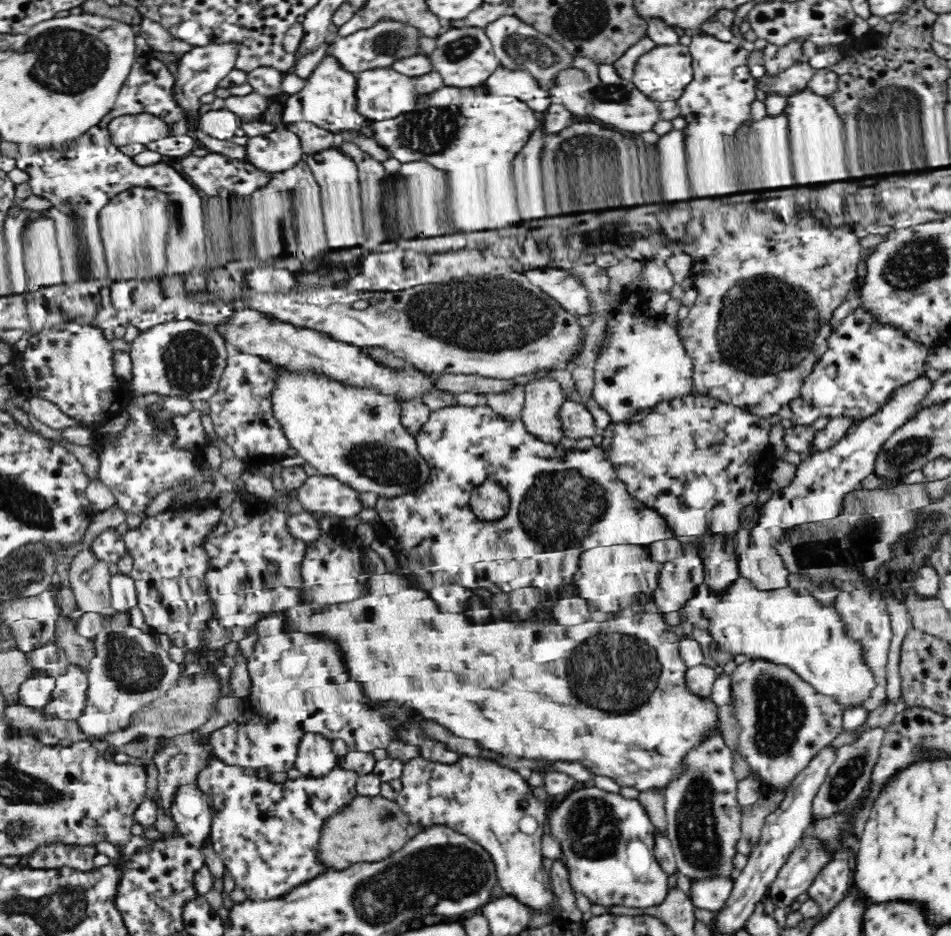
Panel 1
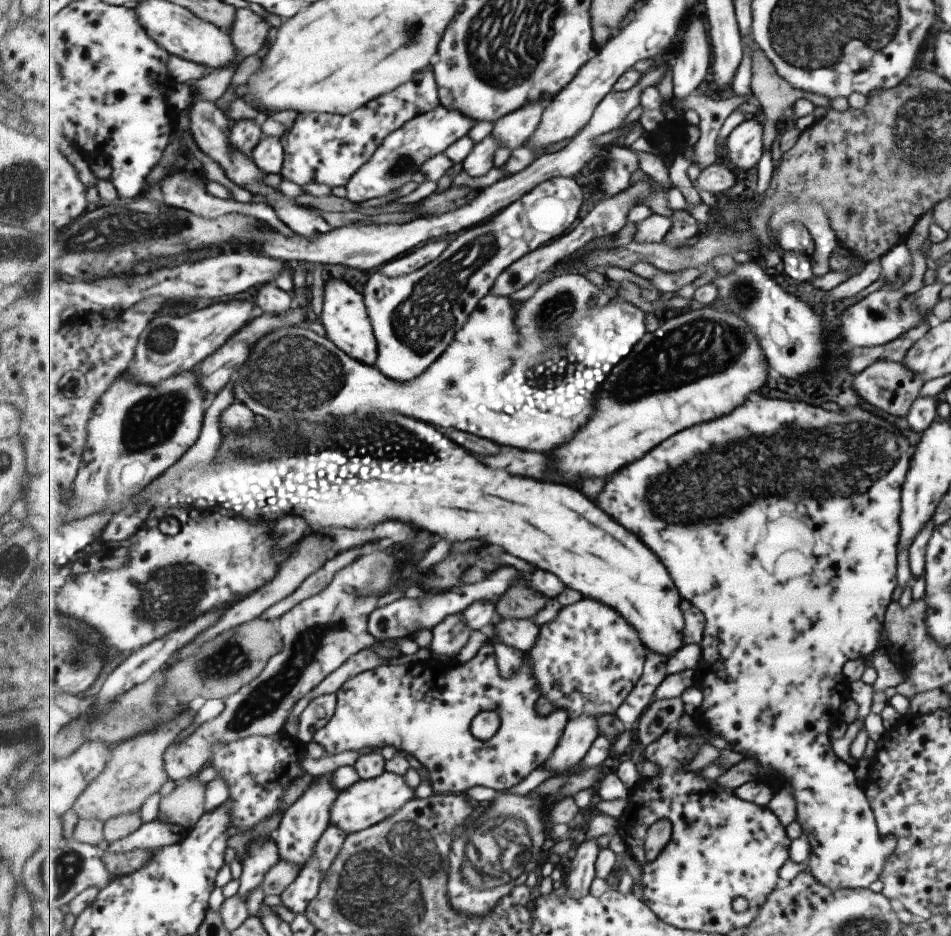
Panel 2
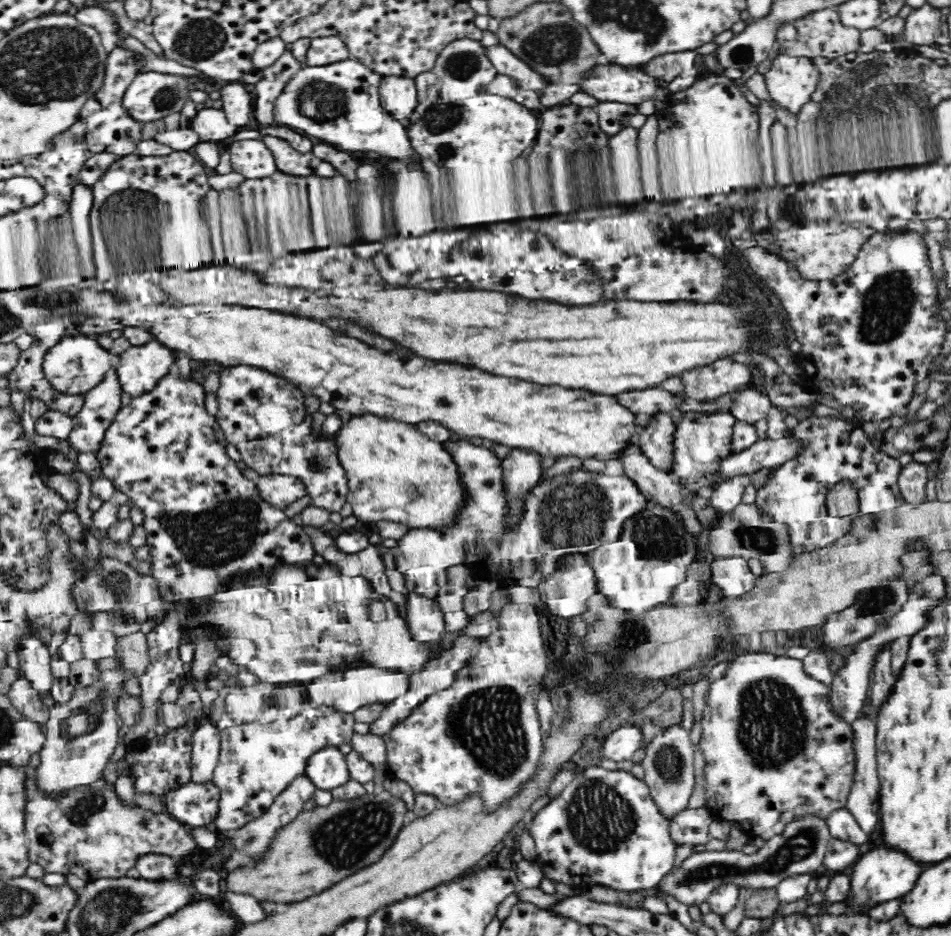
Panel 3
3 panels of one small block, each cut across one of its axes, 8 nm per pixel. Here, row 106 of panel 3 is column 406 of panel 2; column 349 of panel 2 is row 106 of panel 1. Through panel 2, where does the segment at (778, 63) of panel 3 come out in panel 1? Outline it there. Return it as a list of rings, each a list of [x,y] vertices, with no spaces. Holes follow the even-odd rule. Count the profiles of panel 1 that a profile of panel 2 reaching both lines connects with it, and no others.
[[[802,89],[787,97],[785,108],[789,120],[789,145],[794,178],[798,186],[826,184],[846,180],[847,154],[843,122],[828,99]]]

